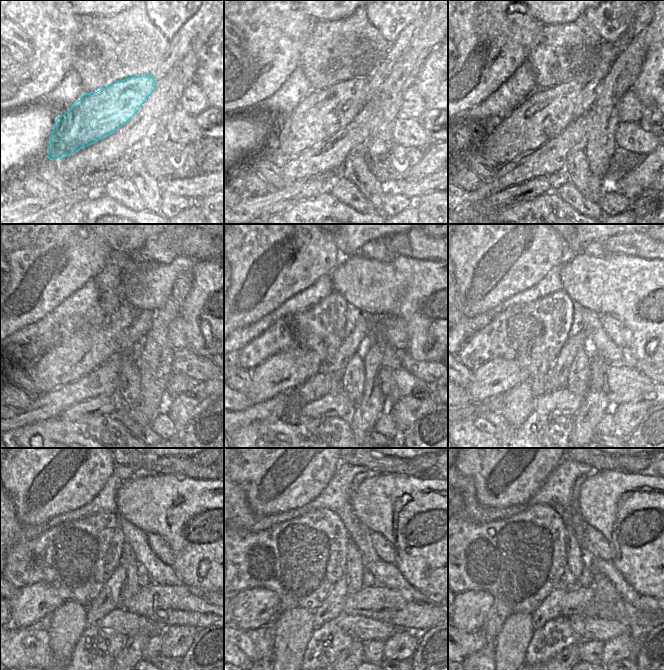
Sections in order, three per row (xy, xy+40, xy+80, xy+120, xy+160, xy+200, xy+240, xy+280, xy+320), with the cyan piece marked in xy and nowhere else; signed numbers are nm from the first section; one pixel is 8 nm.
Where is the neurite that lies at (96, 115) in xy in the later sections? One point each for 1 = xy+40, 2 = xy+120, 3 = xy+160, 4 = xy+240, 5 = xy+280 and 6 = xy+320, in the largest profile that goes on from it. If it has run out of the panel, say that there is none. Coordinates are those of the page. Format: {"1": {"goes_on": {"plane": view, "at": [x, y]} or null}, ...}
{"1": {"goes_on": {"plane": "xy+40", "at": [321, 113]}}, "2": {"goes_on": {"plane": "xy+120", "at": [70, 359]}}, "3": {"goes_on": {"plane": "xy+160", "at": [284, 371]}}, "4": {"goes_on": {"plane": "xy+240", "at": [30, 604]}}, "5": {"goes_on": {"plane": "xy+280", "at": [255, 607]}}, "6": {"goes_on": {"plane": "xy+320", "at": [469, 610]}}}

